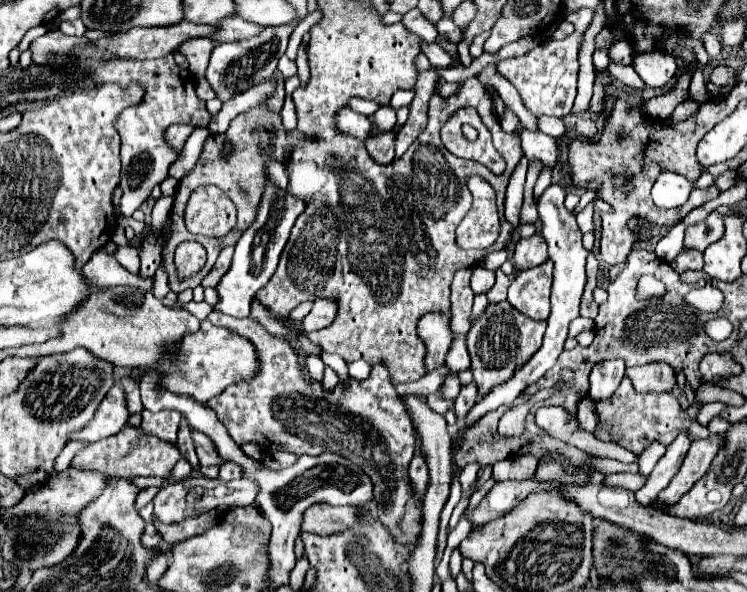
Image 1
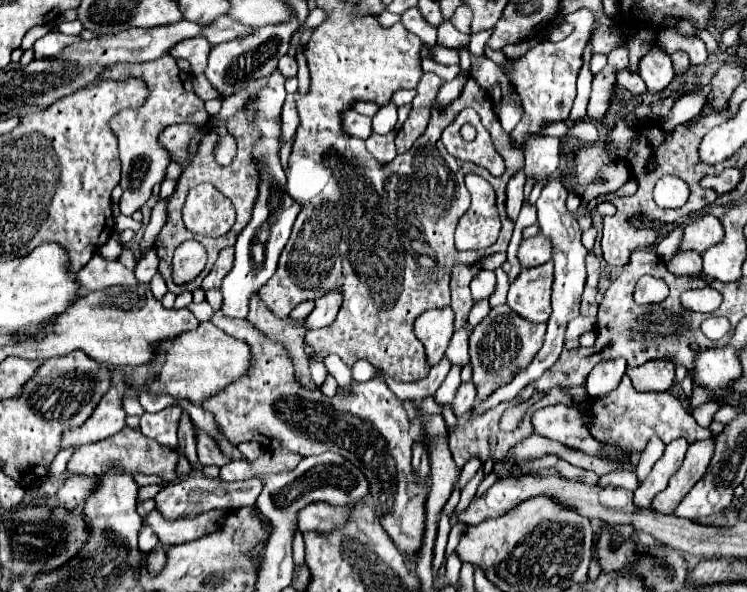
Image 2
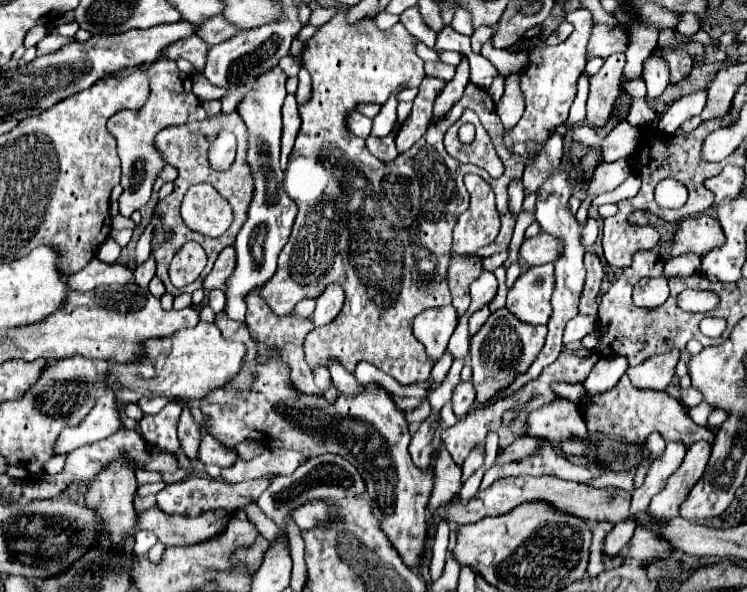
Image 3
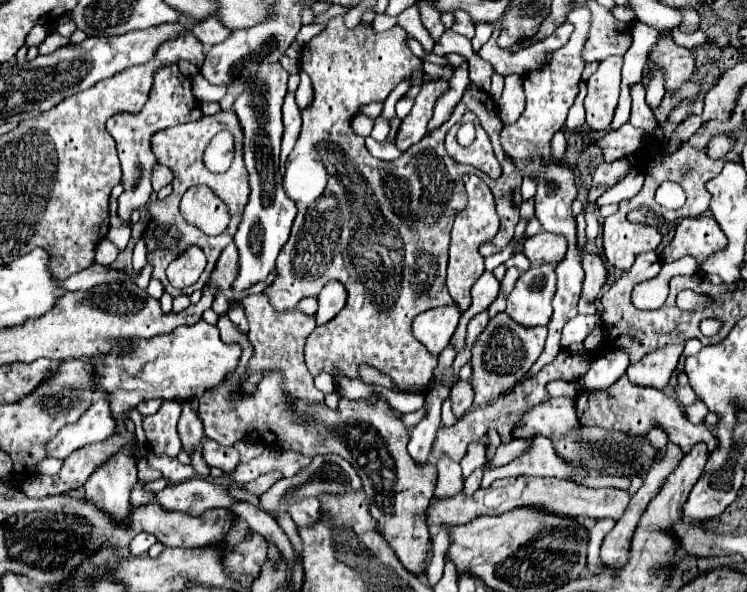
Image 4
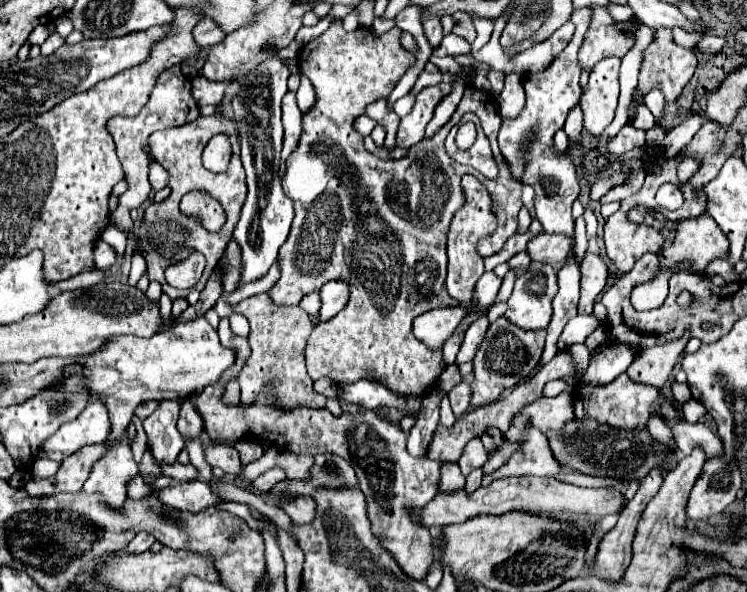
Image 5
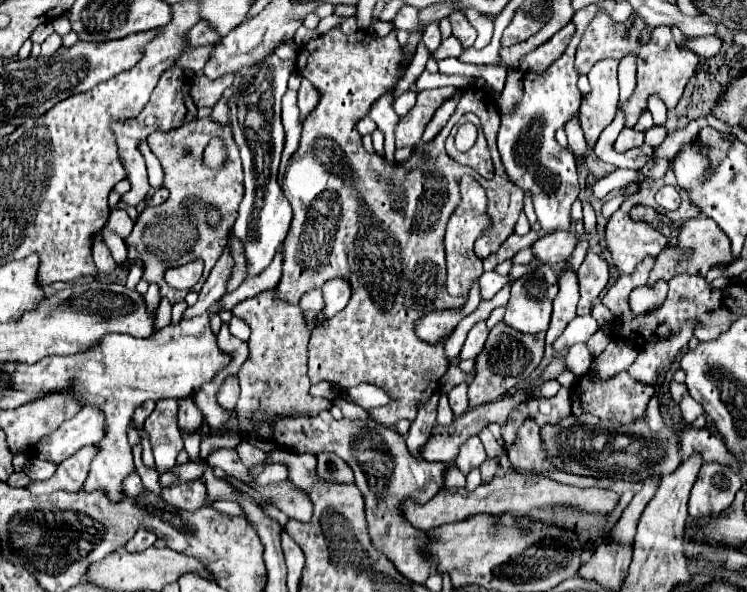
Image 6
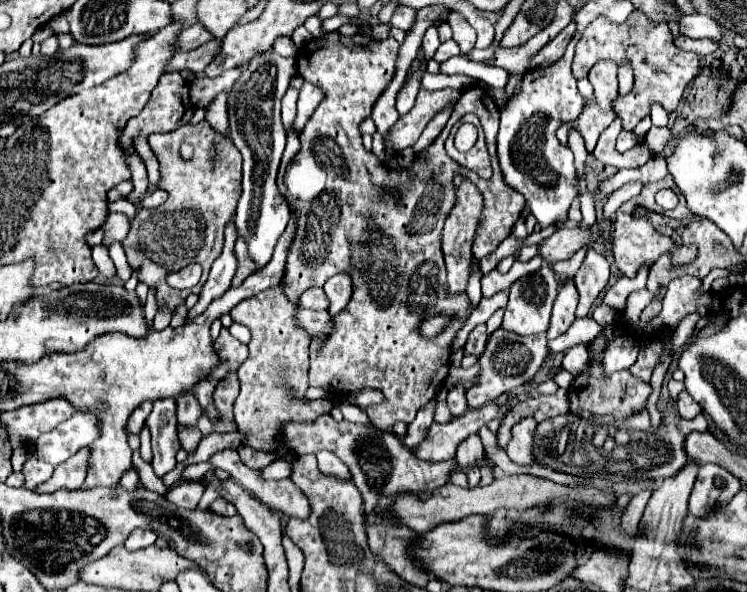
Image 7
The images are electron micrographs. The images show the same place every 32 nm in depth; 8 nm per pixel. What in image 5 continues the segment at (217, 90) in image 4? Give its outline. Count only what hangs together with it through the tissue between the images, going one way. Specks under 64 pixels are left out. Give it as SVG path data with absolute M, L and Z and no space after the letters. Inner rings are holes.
M202 74L192 78L192 94L194 100L204 106L204 104L220 104L222 96L224 96L224 84L214 84L208 82Z

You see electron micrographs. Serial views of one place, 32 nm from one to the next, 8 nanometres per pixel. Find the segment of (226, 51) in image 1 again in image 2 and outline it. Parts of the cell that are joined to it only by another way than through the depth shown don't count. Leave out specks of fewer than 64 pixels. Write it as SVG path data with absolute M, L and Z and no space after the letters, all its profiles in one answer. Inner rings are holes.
M288 20L288 22L276 24L276 26L262 26L252 36L218 44L218 50L210 52L206 78L220 92L220 98L228 98L230 94L242 90L248 84L248 80L252 80L252 78L262 80L262 78L270 76L278 66L278 58L282 58L288 52L290 36L296 32L298 24L300 24L298 20Z

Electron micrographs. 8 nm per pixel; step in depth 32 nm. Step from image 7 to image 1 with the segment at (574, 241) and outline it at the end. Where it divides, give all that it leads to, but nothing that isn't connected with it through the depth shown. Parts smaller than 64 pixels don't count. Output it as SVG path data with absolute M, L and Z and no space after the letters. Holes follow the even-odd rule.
M530 236L530 238L520 238L514 252L512 252L512 266L516 270L528 270L538 264L548 260L548 246L544 244L542 236Z

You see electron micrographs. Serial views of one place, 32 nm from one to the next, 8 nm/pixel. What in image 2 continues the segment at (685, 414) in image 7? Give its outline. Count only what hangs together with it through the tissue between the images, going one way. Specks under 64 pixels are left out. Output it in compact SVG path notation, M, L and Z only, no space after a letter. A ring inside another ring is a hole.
M708 402L708 404L698 406L698 408L692 412L692 416L694 416L694 420L696 420L700 426L708 428L710 422L712 422L712 418L714 418L714 414L716 414L718 410L720 410L720 404L718 404L718 402Z

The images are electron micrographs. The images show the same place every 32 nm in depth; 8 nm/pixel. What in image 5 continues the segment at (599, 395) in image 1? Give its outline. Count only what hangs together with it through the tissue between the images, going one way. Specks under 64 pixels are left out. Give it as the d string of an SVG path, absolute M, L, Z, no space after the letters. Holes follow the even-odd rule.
M610 344L600 354L594 354L582 382L588 386L600 386L614 382L626 368L632 364L634 356L628 348L620 348L620 344Z

